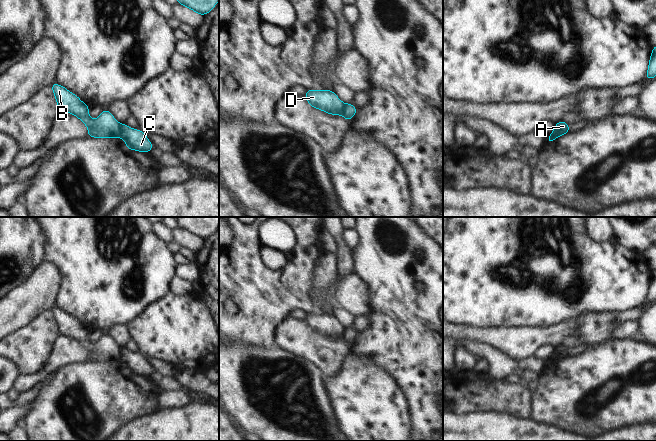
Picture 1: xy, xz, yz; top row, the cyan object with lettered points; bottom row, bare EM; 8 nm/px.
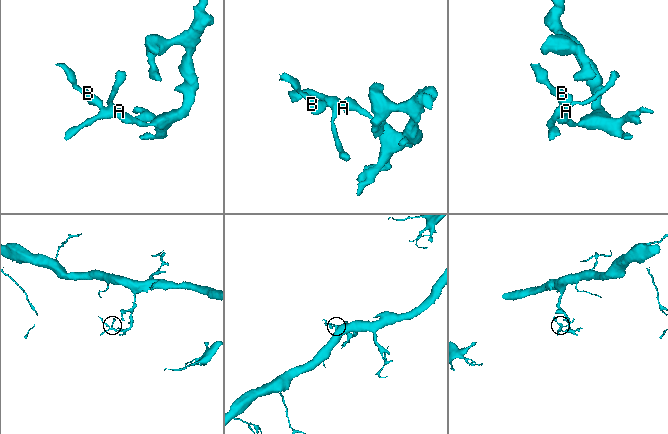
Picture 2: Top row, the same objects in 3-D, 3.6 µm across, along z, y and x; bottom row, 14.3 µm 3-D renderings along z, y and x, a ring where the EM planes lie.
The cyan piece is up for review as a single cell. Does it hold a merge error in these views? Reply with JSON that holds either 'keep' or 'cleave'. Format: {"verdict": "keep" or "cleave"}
{"verdict": "cleave"}

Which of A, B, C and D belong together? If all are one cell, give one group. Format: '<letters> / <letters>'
A C / B D

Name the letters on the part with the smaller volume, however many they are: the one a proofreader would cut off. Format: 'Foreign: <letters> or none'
Foreign: B, D

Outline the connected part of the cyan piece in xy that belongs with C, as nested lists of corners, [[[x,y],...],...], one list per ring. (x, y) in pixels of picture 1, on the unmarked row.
[[[125,347],[120,348],[120,351],[121,357],[119,361],[125,364],[128,374],[132,373],[139,376],[149,377],[154,371],[141,354],[130,352],[126,350]]]

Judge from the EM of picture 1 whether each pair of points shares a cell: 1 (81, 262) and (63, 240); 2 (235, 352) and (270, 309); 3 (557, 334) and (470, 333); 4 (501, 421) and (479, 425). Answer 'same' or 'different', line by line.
1: same
2: different
3: same
4: same

